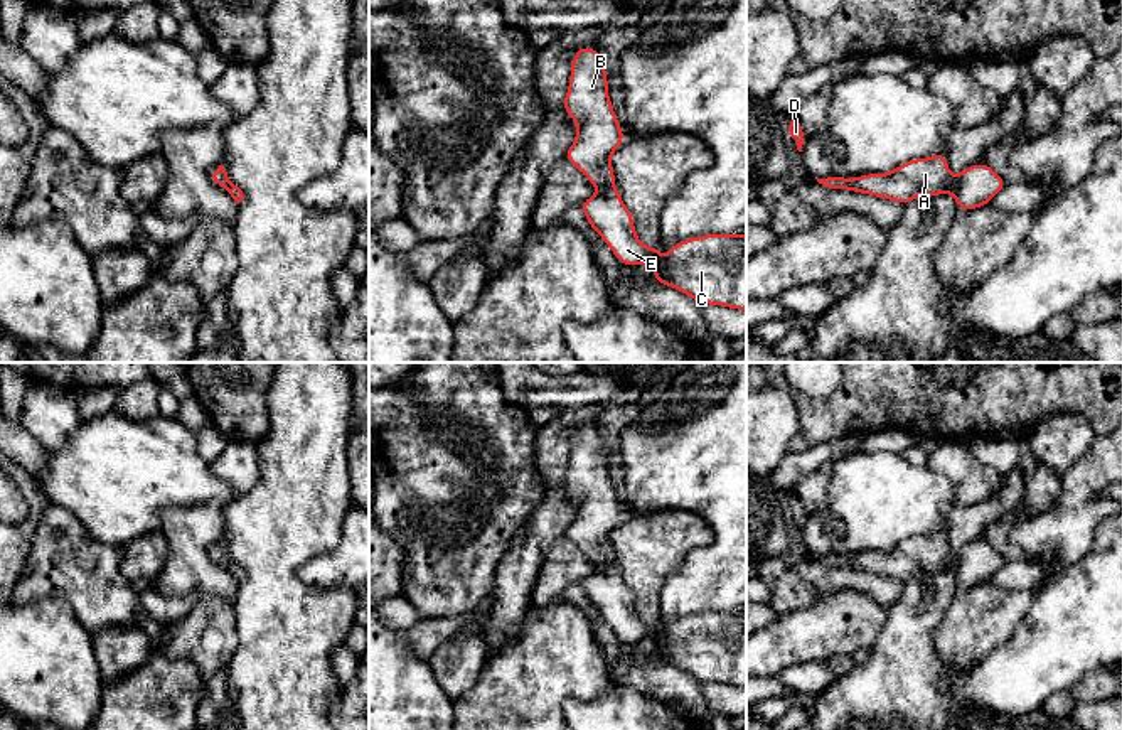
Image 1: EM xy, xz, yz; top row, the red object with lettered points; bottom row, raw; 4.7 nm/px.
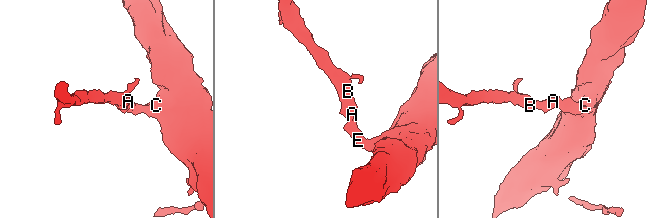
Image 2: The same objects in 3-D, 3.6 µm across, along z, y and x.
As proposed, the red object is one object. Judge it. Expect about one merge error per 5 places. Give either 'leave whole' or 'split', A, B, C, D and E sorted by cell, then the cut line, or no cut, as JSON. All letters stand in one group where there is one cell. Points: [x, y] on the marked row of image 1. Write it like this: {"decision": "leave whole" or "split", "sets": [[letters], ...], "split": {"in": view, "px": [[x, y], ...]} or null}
{"decision": "leave whole", "sets": [["A", "B", "C", "D", "E"]], "split": null}

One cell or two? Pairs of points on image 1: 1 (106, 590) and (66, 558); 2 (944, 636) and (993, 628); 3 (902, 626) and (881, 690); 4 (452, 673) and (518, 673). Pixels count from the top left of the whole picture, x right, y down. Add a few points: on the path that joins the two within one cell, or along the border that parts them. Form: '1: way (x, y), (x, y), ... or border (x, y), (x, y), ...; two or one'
1: way (96, 587), (76, 567); one
2: way (956, 636), (964, 636), (972, 628), (981, 628); one
3: way (902, 641), (902, 670), (897, 675); one
4: border (491, 654), (480, 676), (454, 700); two

